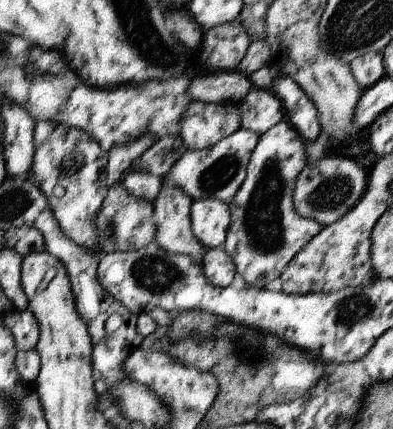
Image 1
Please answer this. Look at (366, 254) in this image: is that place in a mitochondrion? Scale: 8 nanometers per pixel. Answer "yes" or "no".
no

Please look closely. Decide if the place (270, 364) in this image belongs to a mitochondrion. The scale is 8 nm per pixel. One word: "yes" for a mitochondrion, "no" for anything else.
yes

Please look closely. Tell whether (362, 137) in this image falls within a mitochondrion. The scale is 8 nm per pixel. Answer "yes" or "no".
no

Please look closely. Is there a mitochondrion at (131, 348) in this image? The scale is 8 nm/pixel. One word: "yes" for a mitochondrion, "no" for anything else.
no

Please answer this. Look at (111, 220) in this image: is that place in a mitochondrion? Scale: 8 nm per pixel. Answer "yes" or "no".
yes

